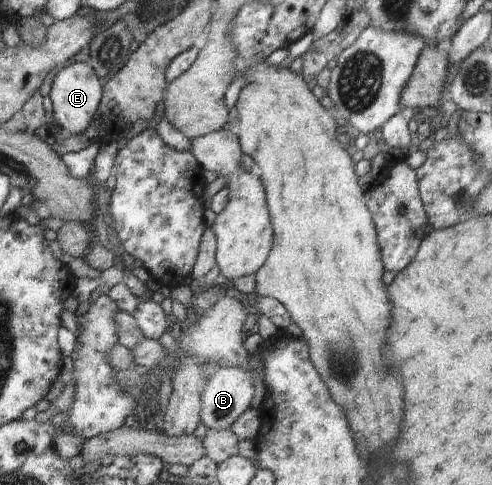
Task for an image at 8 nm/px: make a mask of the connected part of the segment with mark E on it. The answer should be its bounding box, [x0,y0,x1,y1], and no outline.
[49,63,103,135]

